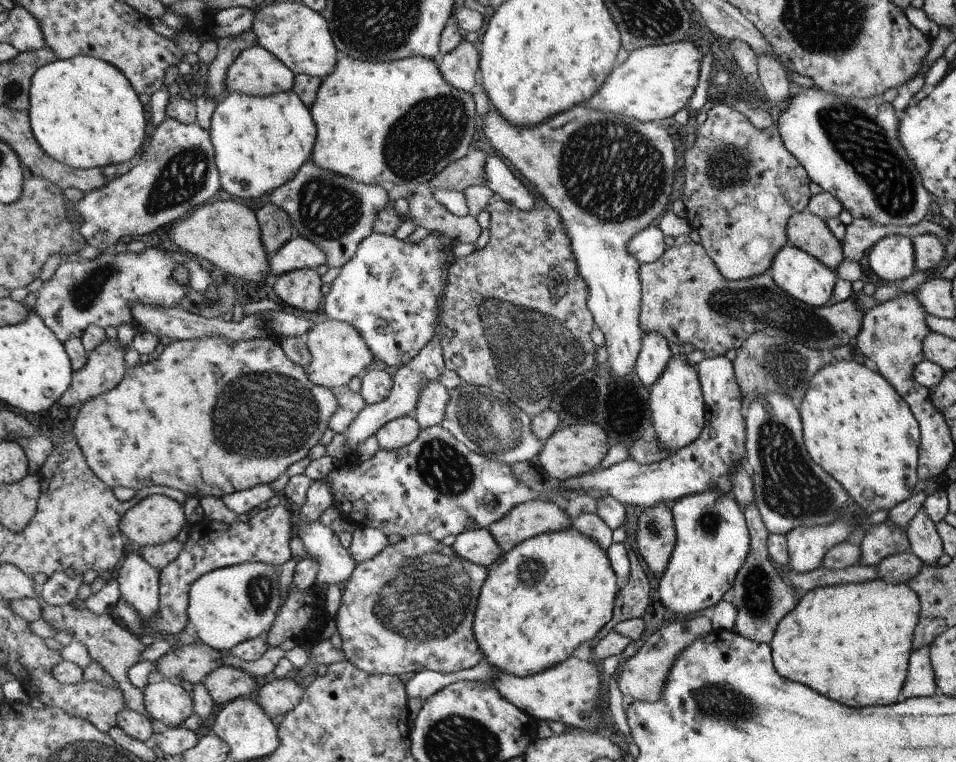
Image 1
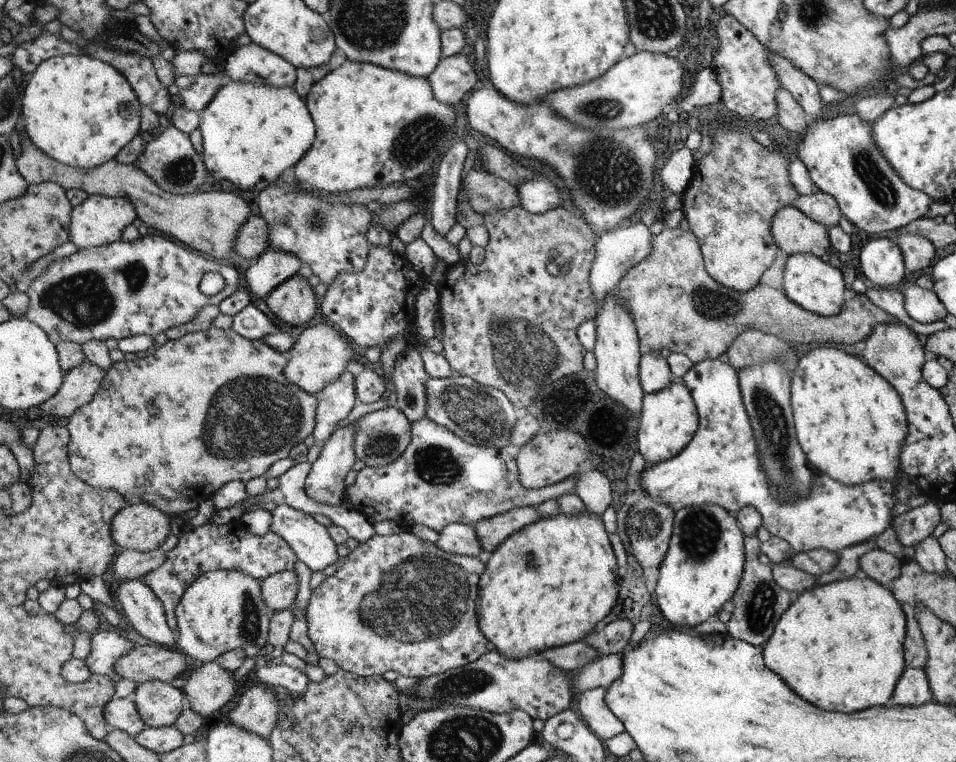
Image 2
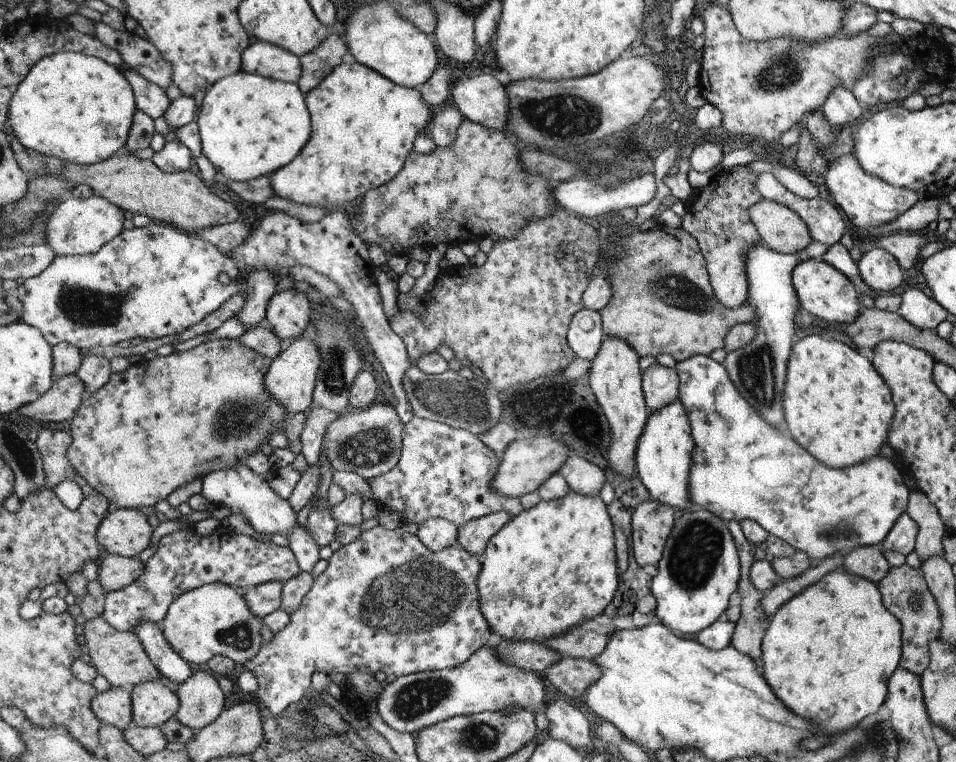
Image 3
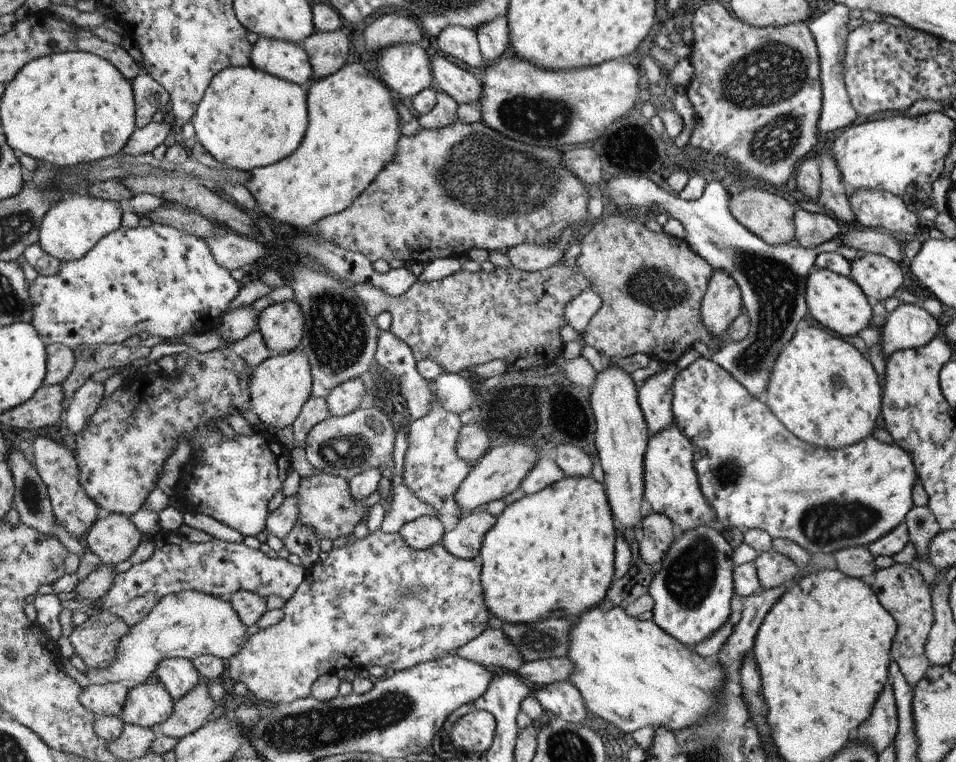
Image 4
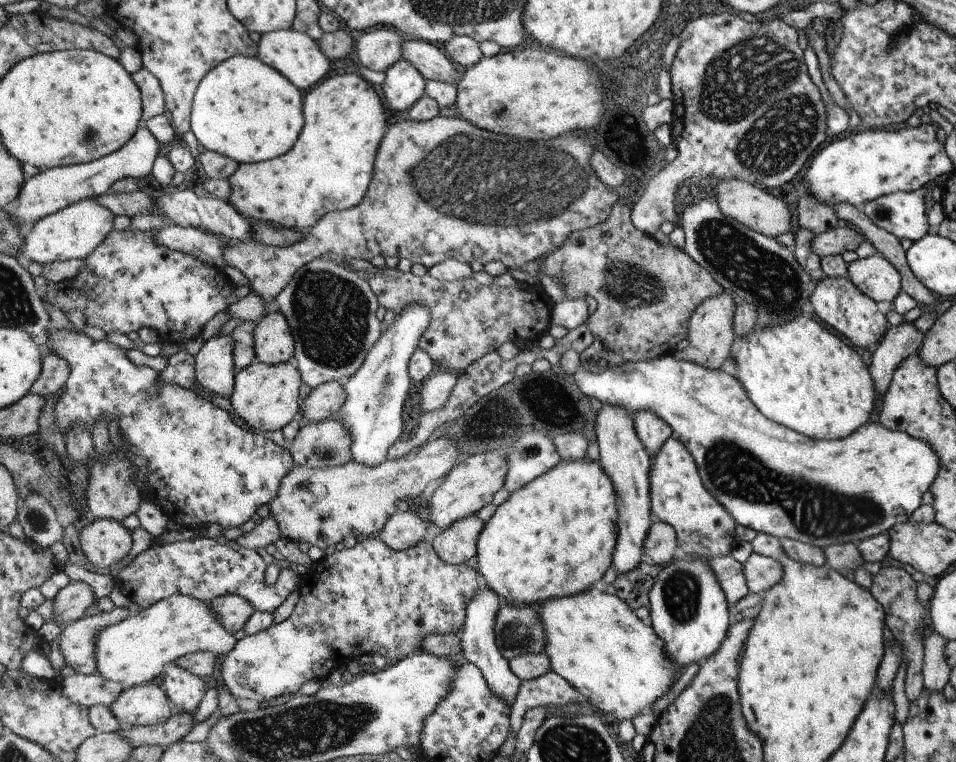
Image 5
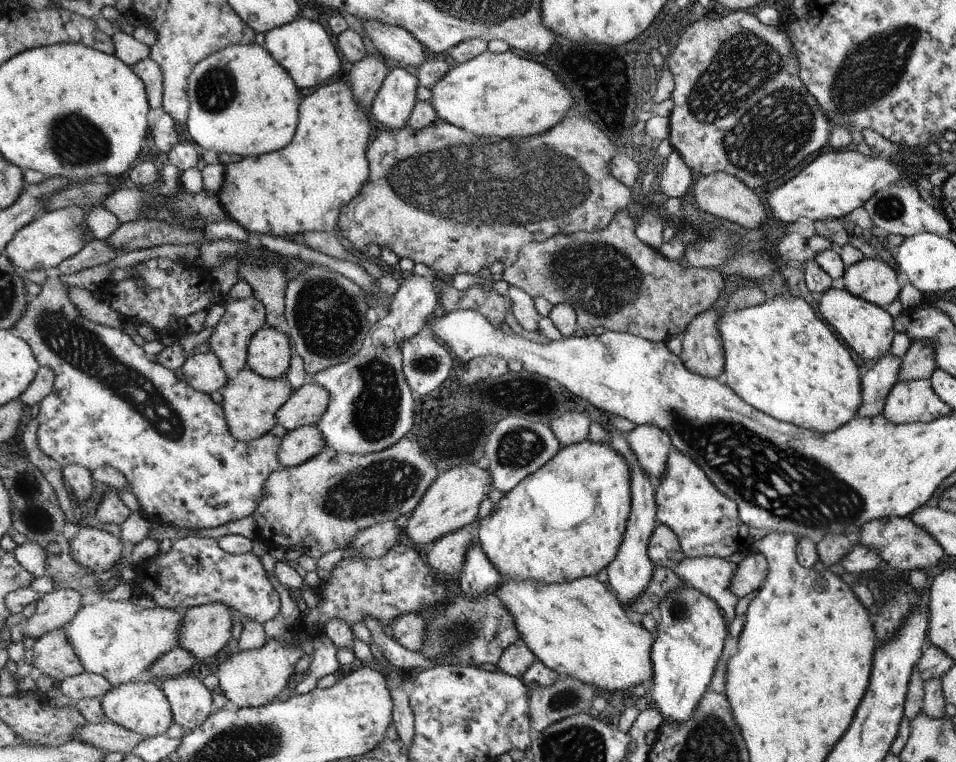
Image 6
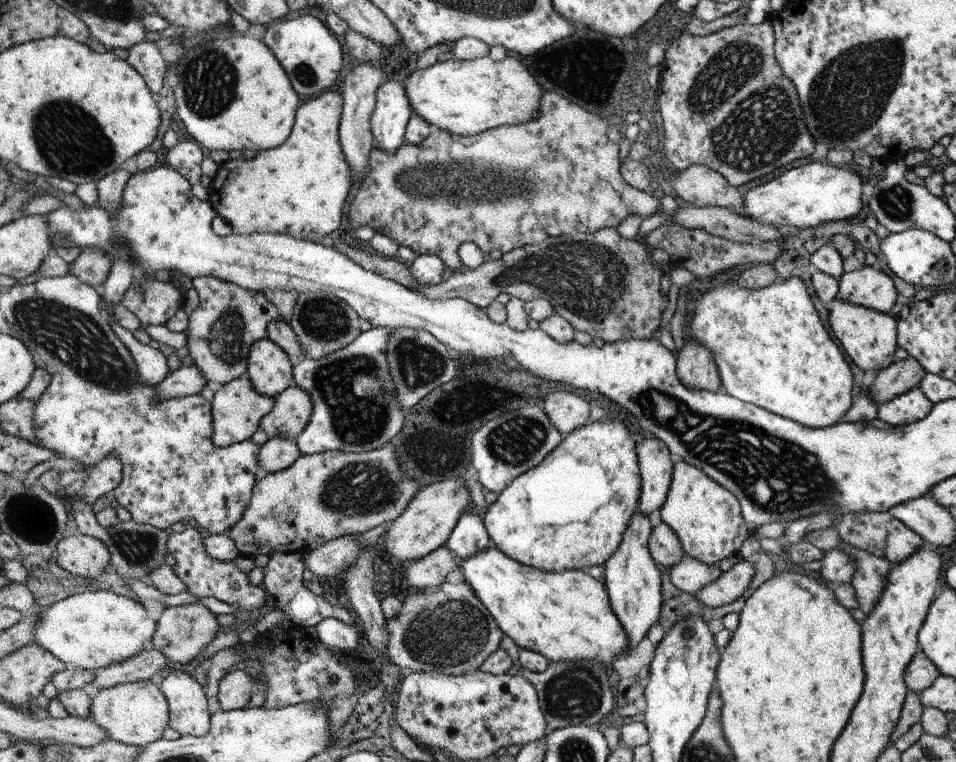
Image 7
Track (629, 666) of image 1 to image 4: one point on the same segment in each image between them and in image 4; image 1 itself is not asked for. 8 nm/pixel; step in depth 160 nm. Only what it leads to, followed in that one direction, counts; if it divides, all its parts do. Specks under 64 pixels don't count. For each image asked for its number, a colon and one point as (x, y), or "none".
2: (605, 670)
3: (572, 676)
4: (542, 672)

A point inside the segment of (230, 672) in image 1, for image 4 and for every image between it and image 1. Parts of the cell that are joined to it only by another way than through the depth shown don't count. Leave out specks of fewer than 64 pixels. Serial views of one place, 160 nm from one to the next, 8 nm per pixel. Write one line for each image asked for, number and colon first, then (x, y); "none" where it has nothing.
2: (209, 687)
3: (201, 700)
4: (196, 707)

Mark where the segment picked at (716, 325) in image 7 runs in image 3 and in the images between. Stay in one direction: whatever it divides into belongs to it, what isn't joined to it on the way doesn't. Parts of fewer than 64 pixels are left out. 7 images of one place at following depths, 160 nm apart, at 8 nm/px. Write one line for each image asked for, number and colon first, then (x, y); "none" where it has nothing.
3: (836, 406)
4: (822, 388)
5: (799, 374)
6: (780, 358)

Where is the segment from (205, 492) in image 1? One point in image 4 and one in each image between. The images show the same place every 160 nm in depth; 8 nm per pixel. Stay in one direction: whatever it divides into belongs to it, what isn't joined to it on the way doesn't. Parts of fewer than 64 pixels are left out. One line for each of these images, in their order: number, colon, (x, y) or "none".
2: (158, 424)
3: (157, 426)
4: (121, 452)

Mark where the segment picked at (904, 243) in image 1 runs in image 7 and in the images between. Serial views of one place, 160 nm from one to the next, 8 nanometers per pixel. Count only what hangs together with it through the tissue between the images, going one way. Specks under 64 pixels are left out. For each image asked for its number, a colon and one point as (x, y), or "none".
2: (881, 260)
3: (877, 267)
4: (880, 277)
5: (875, 275)
6: (876, 281)
7: (868, 287)

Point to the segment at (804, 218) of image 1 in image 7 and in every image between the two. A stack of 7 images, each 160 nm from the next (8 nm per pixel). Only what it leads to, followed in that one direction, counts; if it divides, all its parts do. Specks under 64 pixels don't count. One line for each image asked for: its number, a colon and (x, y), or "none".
2: (794, 232)
3: (783, 229)
4: (771, 217)
5: (750, 204)
6: (719, 196)
7: (701, 186)

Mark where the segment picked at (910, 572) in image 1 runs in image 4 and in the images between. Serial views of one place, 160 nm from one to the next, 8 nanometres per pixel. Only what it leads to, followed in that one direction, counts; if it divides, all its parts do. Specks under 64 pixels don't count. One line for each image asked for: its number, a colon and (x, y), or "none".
2: (881, 566)
3: (869, 562)
4: (858, 561)

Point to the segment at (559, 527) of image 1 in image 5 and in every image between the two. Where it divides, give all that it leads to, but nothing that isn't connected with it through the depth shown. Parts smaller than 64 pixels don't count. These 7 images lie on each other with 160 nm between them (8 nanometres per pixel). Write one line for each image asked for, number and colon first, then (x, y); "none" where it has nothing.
2: (492, 532)
3: (474, 536)
4: (465, 541)
5: (457, 544)

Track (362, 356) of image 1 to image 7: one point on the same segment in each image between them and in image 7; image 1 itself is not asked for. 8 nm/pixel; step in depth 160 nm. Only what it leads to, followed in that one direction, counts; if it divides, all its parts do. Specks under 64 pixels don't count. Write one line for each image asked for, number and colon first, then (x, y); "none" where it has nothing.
2: (320, 356)
3: (293, 374)
4: (281, 385)
5: (267, 397)
6: (251, 403)
7: (238, 408)

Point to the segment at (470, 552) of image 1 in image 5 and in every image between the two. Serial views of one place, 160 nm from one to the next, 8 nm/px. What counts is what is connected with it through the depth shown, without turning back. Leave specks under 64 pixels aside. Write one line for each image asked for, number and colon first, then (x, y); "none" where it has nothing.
2: (458, 538)
3: (438, 533)
4: (426, 531)
5: (404, 530)

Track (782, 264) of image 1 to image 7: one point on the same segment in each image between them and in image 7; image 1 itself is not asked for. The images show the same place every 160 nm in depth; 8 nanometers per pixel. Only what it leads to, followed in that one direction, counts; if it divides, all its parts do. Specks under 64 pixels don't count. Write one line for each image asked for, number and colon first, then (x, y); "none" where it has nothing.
2: (815, 285)
3: (823, 290)
4: (837, 302)
5: (837, 301)
6: (866, 328)
7: (869, 337)

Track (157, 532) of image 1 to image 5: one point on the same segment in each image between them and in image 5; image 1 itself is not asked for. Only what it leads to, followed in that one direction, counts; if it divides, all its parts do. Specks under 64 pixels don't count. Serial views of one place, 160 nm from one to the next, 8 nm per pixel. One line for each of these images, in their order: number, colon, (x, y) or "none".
2: (143, 526)
3: (124, 532)
4: (113, 537)
5: (105, 542)

